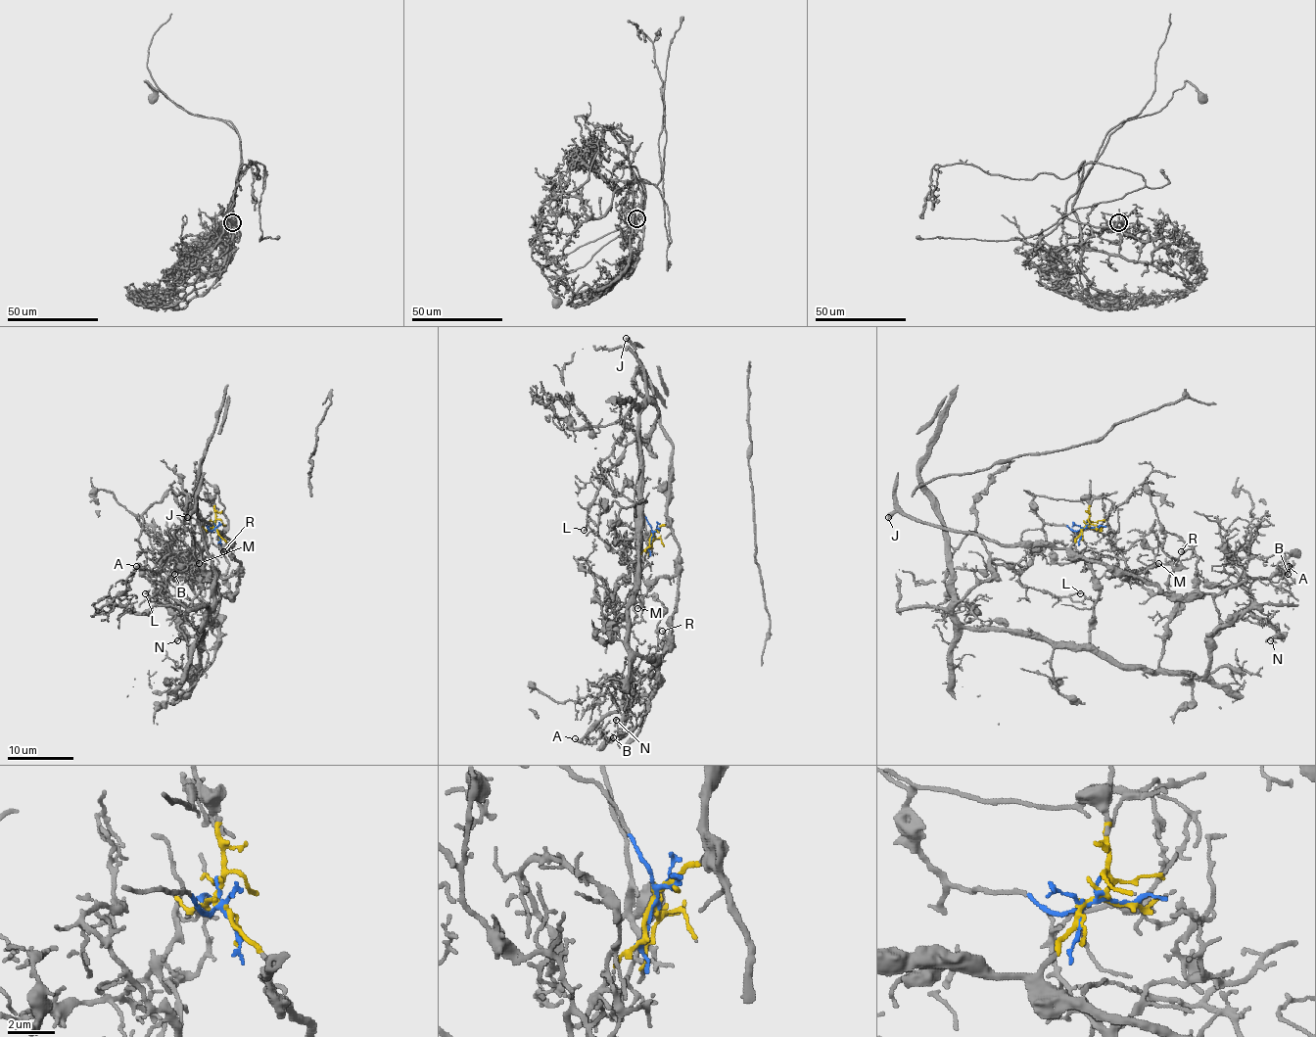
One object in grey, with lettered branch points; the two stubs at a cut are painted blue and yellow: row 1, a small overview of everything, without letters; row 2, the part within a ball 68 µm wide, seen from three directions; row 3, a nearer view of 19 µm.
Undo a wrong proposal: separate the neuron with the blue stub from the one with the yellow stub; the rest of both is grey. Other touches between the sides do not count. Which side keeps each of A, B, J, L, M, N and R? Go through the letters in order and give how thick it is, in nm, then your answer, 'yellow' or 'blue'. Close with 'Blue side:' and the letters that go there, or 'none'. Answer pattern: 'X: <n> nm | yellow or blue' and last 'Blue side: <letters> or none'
A: 300 nm | yellow
B: 170 nm | yellow
J: 420 nm | yellow
L: 140 nm | blue
M: 380 nm | yellow
N: 160 nm | yellow
R: 180 nm | yellow
Blue side: L

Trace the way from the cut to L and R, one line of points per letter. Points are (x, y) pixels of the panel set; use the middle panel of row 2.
L: (653, 536), (643, 510), (619, 492), (615, 496), (600, 480), (602, 469), (598, 494), (584, 530)
R: (652, 536), (667, 520), (679, 546), (677, 610), (667, 646), (662, 643), (662, 630)

